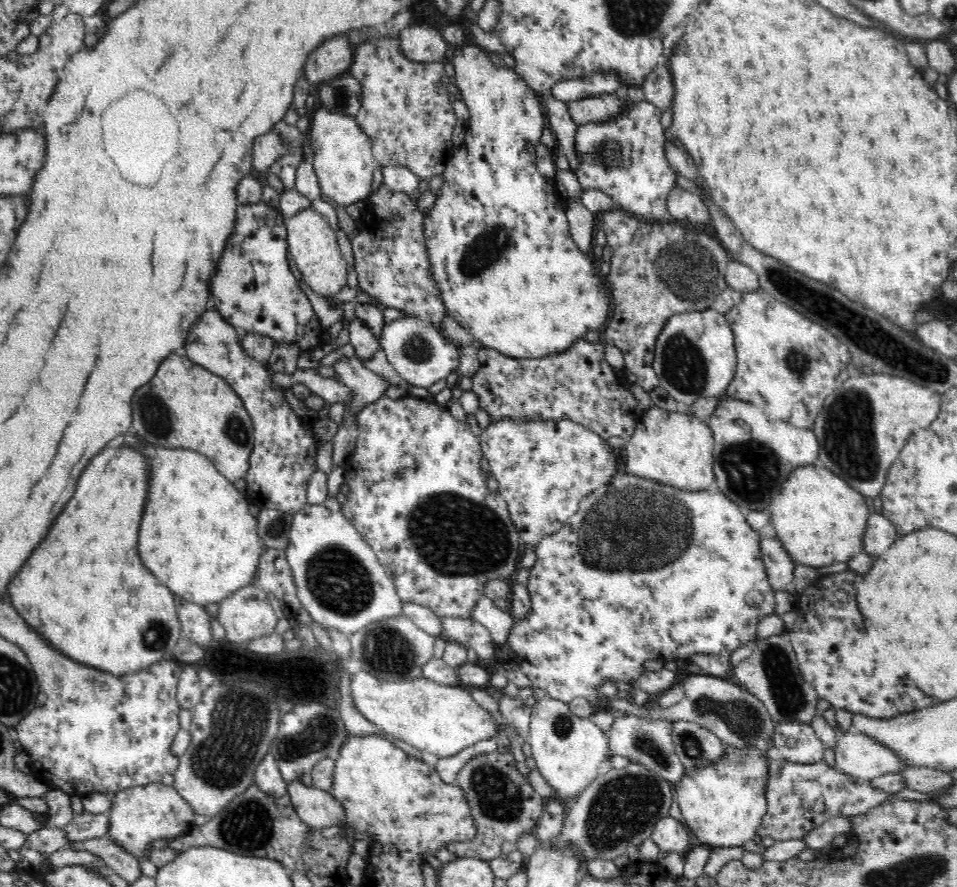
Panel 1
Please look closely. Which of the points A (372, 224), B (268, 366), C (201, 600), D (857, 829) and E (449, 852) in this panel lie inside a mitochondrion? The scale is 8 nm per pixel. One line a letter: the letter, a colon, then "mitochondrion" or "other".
A: other
B: other
C: other
D: other
E: other

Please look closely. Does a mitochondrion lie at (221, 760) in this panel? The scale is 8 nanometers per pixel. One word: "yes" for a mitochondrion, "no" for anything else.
yes

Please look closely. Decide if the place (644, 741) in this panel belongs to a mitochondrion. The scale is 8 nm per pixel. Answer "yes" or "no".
yes

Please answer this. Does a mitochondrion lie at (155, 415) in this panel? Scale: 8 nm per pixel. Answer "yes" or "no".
yes

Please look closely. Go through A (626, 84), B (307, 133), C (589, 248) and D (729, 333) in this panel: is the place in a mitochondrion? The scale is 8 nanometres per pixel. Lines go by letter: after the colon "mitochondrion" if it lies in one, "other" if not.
A: other
B: other
C: other
D: other

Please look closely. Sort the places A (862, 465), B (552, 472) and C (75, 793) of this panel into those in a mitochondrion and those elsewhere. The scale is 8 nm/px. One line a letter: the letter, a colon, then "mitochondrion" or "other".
A: mitochondrion
B: other
C: other

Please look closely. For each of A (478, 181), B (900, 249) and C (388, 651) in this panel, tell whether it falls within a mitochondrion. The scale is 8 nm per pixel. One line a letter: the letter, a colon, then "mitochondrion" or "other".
A: other
B: other
C: mitochondrion

